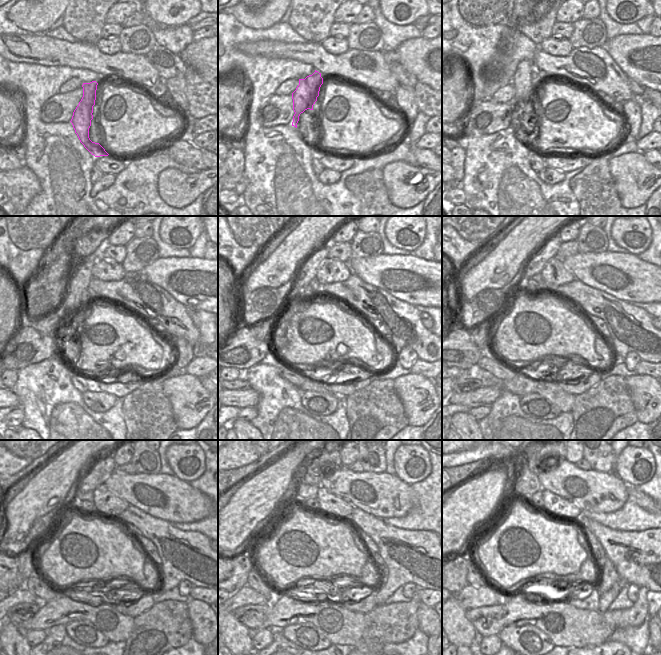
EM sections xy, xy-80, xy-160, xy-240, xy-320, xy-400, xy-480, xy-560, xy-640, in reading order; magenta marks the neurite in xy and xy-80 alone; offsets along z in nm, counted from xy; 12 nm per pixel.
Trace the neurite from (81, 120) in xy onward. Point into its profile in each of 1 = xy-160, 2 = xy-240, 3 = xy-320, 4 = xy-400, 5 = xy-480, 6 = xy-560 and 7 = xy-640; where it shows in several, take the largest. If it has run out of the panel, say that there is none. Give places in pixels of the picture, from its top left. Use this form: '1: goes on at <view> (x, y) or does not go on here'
1: goes on at xy-160 (526, 80)
2: goes on at xy-240 (76, 299)
3: goes on at xy-320 (301, 291)
4: goes on at xy-400 (550, 249)
5: goes on at xy-480 (102, 469)
6: goes on at xy-560 (312, 475)
7: goes on at xy-640 (532, 460)

